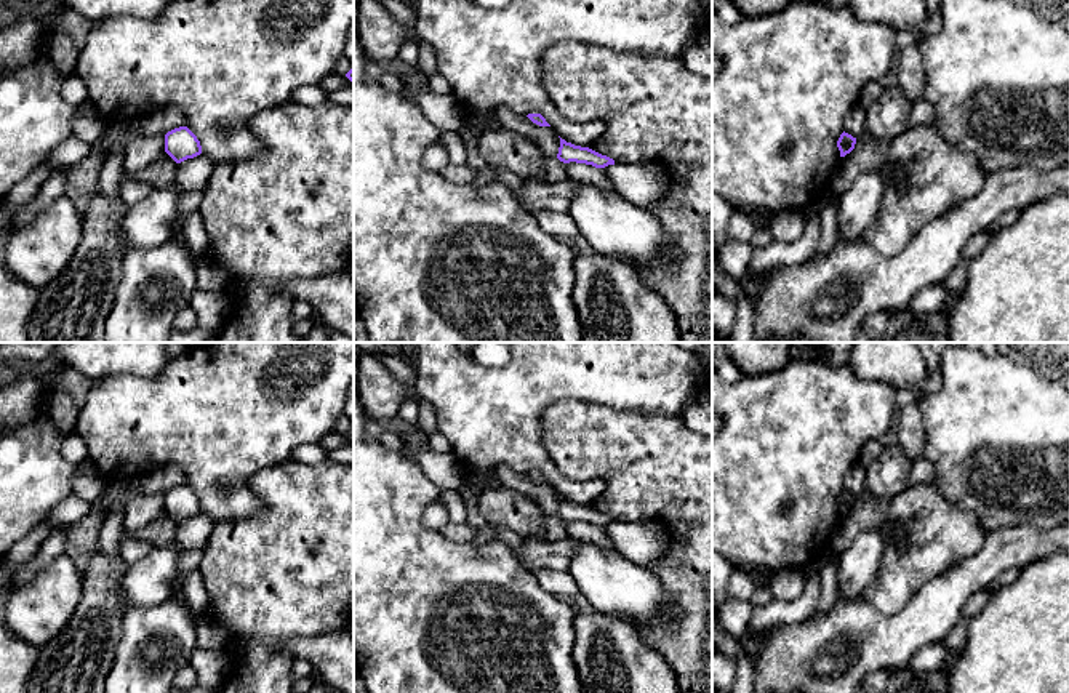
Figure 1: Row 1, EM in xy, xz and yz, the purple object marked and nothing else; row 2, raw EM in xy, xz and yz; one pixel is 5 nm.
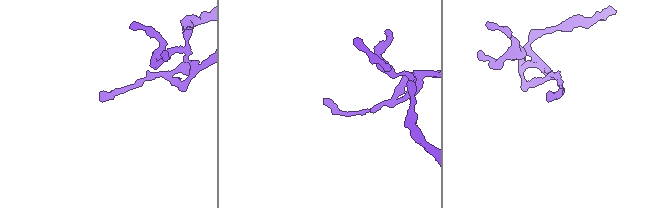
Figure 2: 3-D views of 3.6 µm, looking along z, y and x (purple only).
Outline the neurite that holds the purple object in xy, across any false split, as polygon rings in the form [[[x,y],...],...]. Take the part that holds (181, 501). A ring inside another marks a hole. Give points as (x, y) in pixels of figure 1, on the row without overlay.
[[[179,485],[165,493],[165,511],[181,522],[202,512],[202,504],[197,495],[187,487]]]

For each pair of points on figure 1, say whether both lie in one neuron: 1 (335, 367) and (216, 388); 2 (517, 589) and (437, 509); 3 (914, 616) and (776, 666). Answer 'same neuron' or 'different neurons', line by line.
1: same neuron
2: different neurons
3: same neuron

